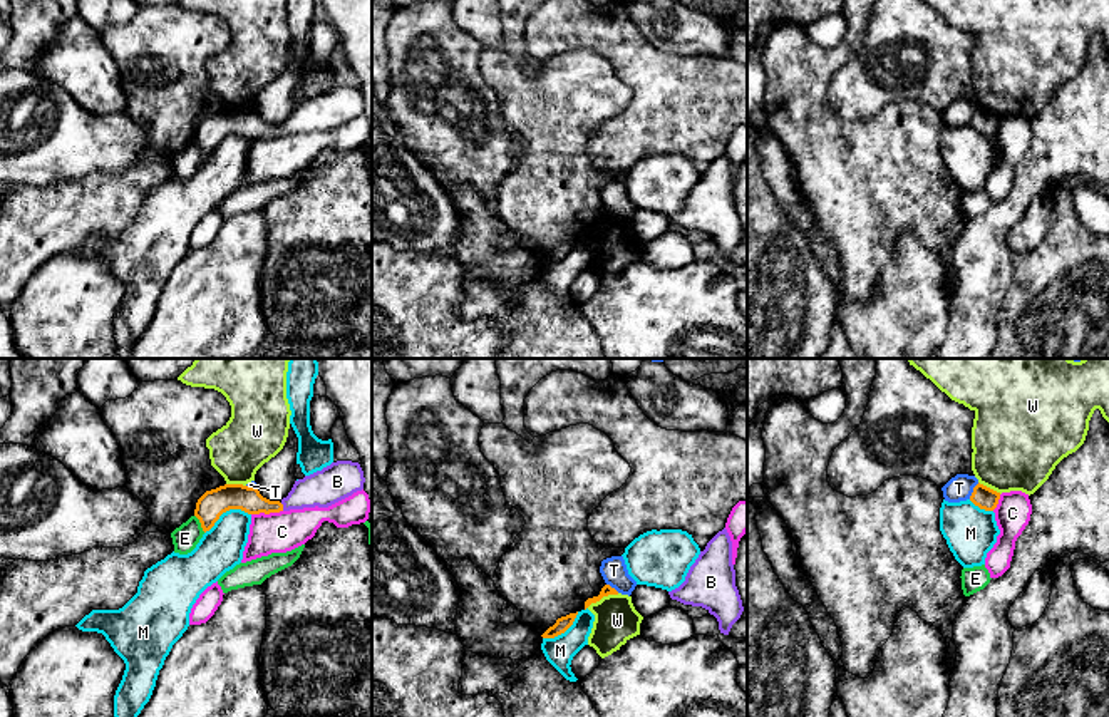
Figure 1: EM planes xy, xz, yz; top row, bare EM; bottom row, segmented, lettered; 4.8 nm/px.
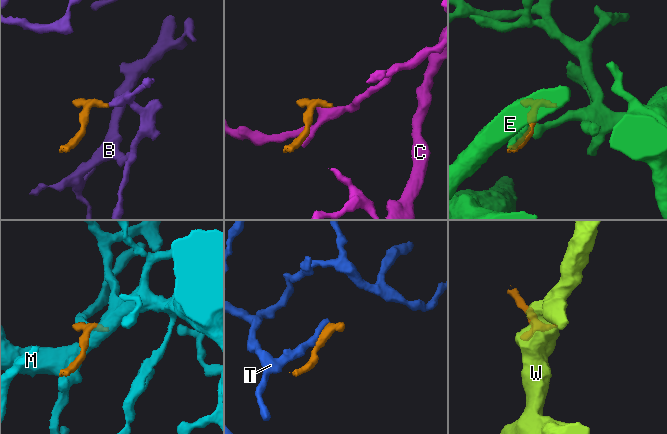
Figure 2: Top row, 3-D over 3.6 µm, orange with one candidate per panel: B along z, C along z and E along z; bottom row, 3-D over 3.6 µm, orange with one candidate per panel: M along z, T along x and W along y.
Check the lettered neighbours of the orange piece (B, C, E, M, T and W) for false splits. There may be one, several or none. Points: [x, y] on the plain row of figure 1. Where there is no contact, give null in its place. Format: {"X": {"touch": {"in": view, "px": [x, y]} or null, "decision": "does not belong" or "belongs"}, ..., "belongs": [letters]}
{"B": {"touch": {"in": "xy", "px": [282, 131]}, "decision": "belongs"}, "C": {"touch": {"in": "xy", "px": [267, 138]}, "decision": "does not belong"}, "E": {"touch": {"in": "xy", "px": [200, 146]}, "decision": "does not belong"}, "M": {"touch": {"in": "xy", "px": [226, 134]}, "decision": "does not belong"}, "T": {"touch": {"in": "yz", "px": [974, 116]}, "decision": "does not belong"}, "W": {"touch": {"in": "xz", "px": [602, 221]}, "decision": "does not belong"}, "belongs": ["B"]}

